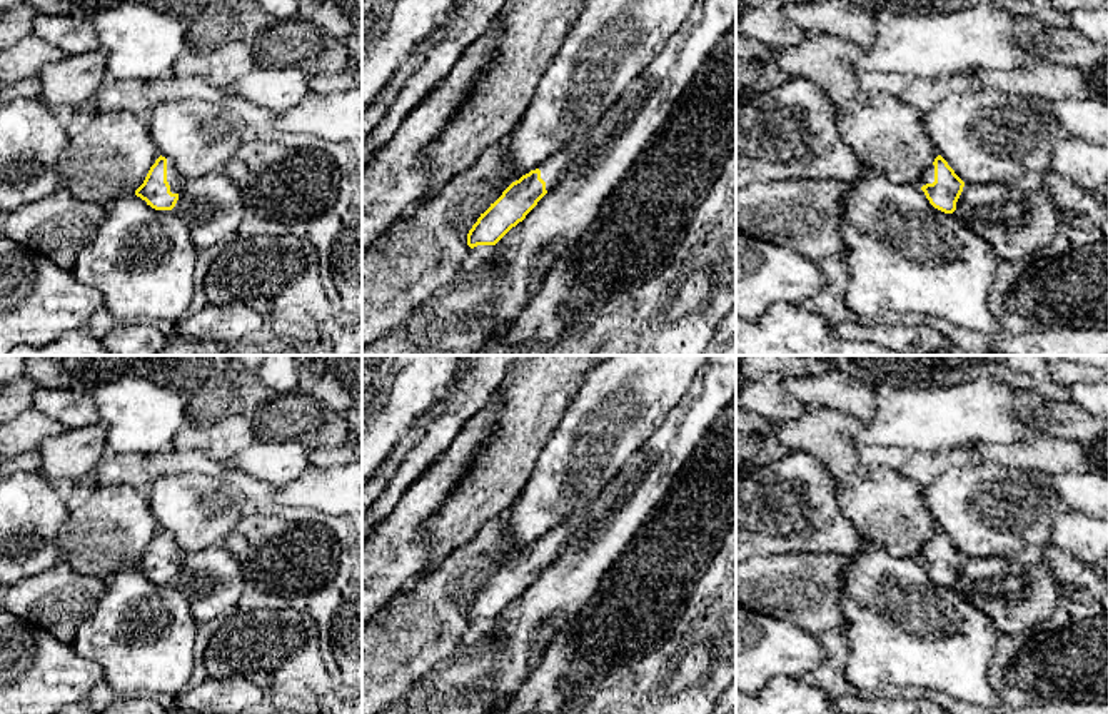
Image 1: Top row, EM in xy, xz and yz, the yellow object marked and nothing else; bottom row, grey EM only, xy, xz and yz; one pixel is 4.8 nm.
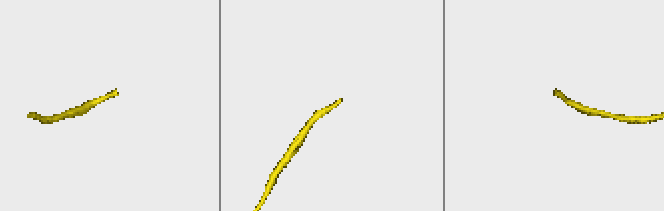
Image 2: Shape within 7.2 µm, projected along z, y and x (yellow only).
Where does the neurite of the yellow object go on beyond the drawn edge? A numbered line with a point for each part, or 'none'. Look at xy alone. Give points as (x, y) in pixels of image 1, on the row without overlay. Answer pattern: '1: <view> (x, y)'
1: xy (176, 556)

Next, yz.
1: yz (928, 549)

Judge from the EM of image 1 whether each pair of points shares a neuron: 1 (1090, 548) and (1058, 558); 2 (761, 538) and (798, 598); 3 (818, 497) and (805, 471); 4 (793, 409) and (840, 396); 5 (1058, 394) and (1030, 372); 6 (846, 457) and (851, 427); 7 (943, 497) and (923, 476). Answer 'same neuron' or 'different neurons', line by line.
1: different neurons
2: different neurons
3: same neuron
4: different neurons
5: same neuron
6: same neuron
7: different neurons

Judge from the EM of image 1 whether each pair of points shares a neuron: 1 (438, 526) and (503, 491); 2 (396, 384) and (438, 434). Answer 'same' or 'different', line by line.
1: same
2: different

